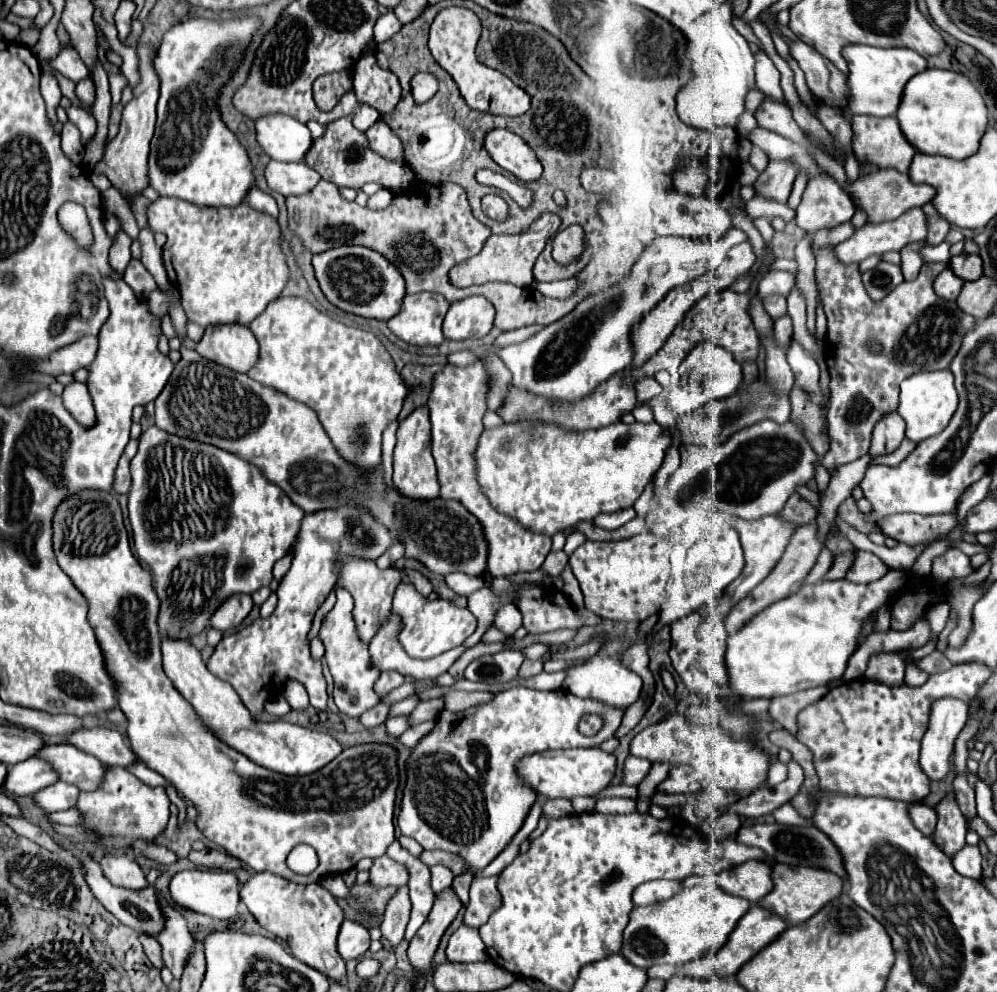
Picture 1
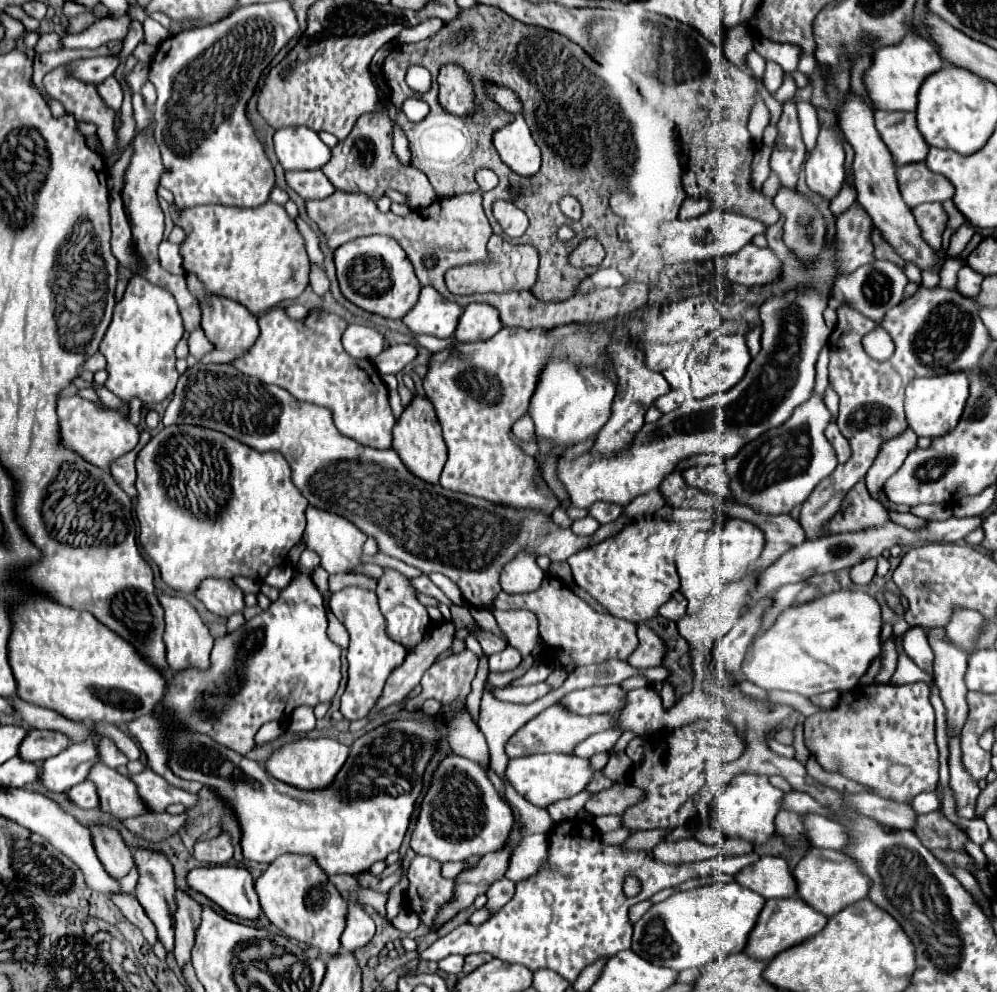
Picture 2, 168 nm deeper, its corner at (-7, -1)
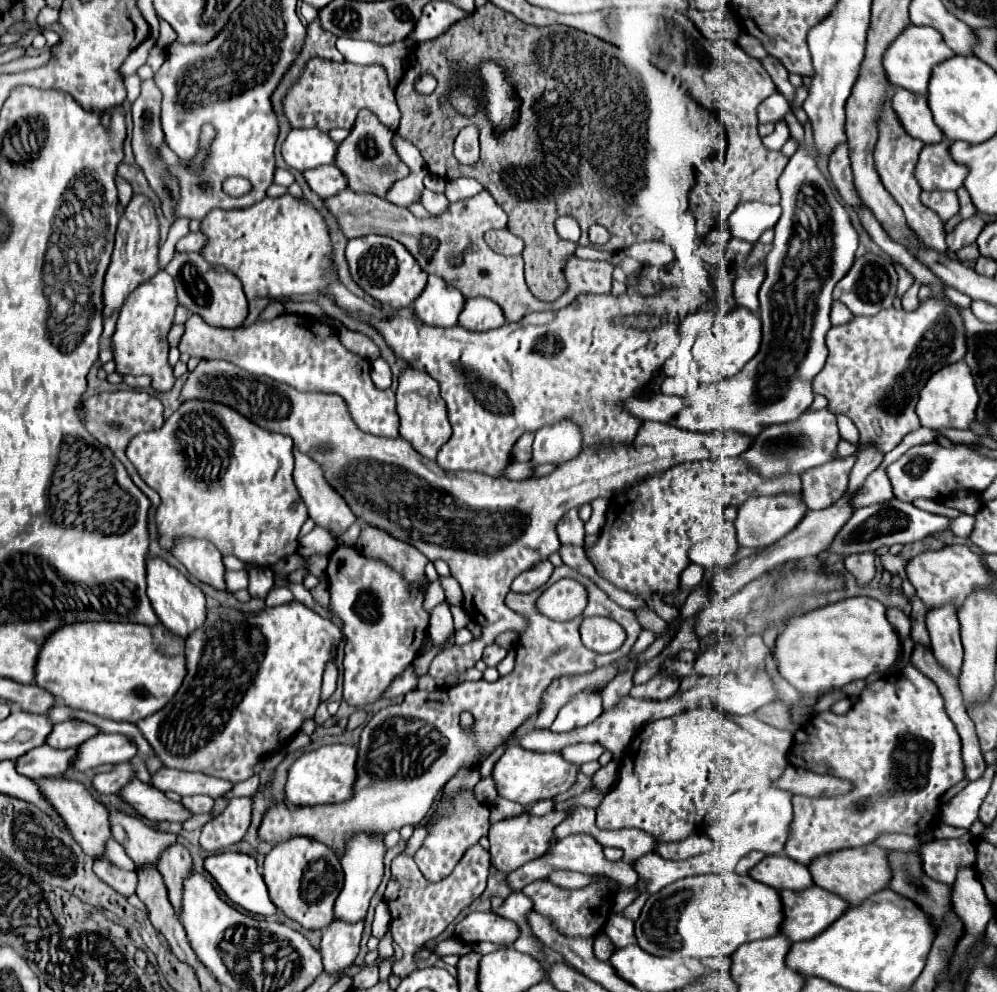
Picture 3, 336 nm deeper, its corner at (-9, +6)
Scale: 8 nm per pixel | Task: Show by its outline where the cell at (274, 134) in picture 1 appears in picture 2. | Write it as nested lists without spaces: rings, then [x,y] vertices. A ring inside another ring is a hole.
[[[308,127],[278,129],[274,133],[274,147],[278,161],[286,171],[322,169],[332,157],[330,147]]]

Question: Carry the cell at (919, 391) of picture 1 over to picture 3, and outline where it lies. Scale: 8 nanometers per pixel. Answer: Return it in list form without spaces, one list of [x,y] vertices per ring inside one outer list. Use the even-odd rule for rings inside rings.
[[[956,362],[950,366],[944,366],[936,374],[930,376],[930,380],[920,390],[920,400],[916,404],[916,414],[920,418],[920,424],[924,428],[968,428],[968,424],[974,420],[974,412],[978,408],[980,396],[974,384],[974,378],[970,374],[968,364]]]

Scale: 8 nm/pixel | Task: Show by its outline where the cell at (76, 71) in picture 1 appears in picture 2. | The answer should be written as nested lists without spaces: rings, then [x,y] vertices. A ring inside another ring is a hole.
[[[106,55],[106,57],[92,57],[92,59],[76,59],[70,63],[70,73],[78,77],[84,83],[102,83],[106,77],[110,77],[120,65],[118,55]]]

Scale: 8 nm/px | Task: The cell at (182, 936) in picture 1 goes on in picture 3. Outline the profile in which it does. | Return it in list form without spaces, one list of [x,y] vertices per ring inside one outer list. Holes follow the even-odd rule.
[[[110,810],[110,824],[114,840],[124,846],[136,868],[156,866],[156,860],[160,860],[160,852],[164,852],[168,844],[176,842],[176,834],[154,830],[142,820],[118,810]]]

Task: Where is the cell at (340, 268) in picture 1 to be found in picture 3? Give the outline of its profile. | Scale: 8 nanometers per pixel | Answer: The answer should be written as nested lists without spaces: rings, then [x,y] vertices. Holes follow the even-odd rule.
[[[368,234],[360,238],[348,240],[346,246],[346,262],[352,274],[352,280],[372,298],[390,308],[406,308],[410,306],[426,286],[428,274],[416,264],[414,256],[398,242],[388,236]]]

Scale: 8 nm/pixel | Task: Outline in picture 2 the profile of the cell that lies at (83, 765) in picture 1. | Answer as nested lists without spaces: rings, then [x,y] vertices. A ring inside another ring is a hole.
[[[98,763],[90,771],[88,779],[94,781],[94,785],[98,787],[102,811],[108,811],[118,819],[140,817],[150,811],[142,801],[142,797],[138,795],[134,781],[126,775],[120,775],[116,769]]]

